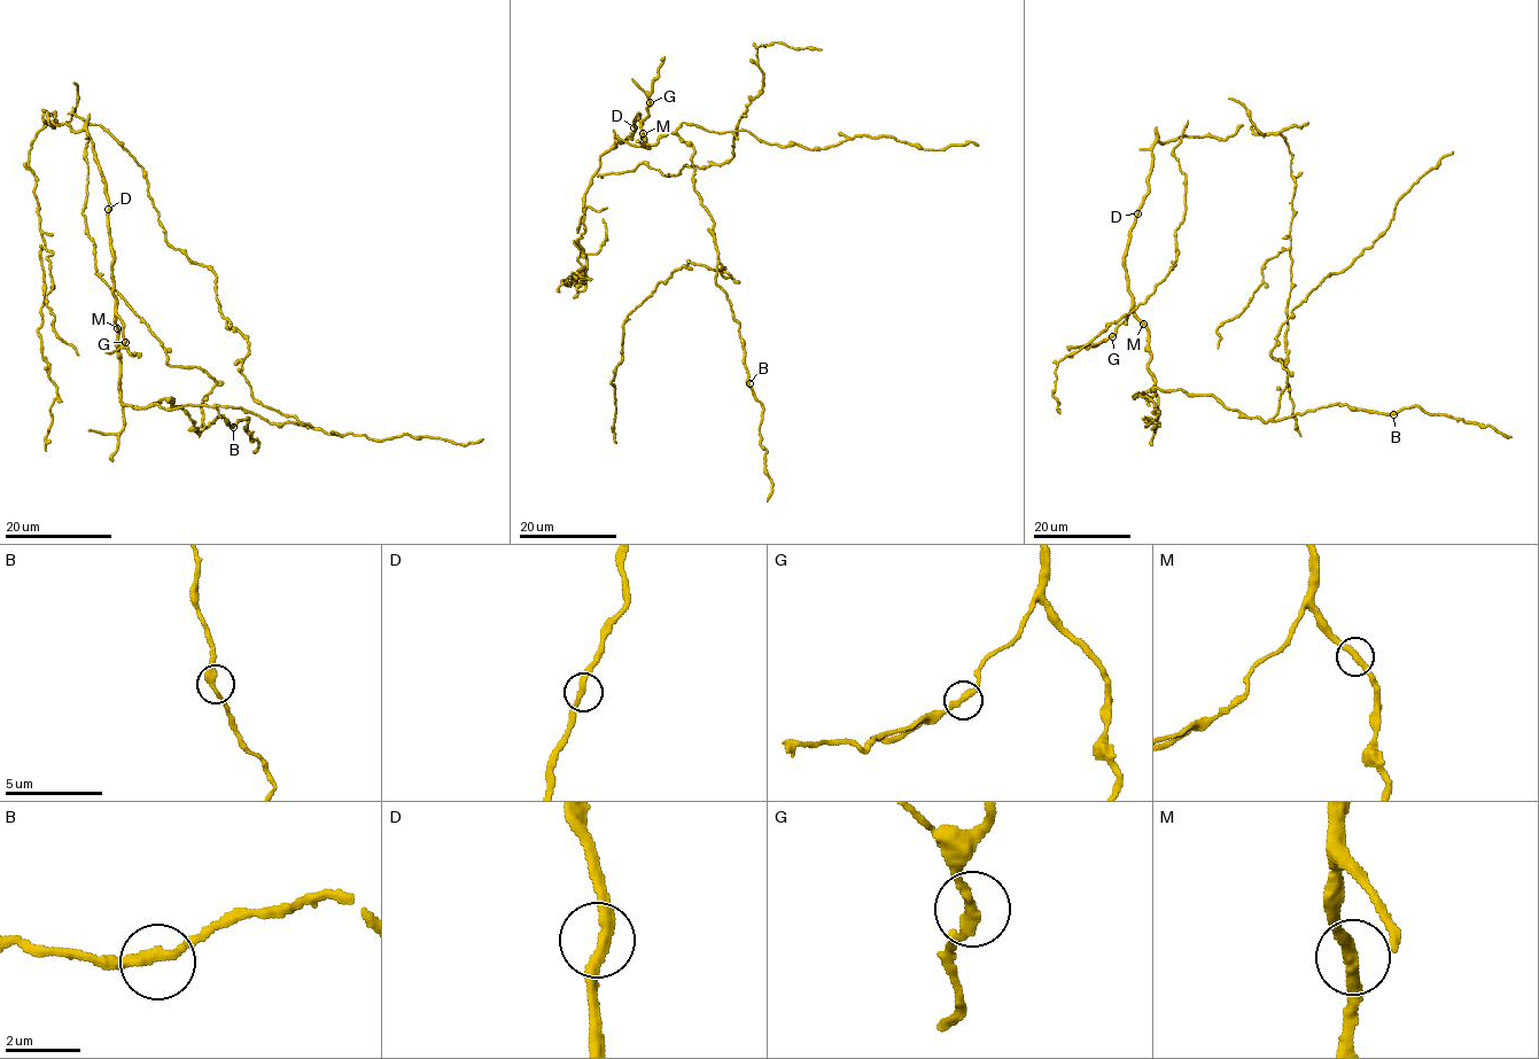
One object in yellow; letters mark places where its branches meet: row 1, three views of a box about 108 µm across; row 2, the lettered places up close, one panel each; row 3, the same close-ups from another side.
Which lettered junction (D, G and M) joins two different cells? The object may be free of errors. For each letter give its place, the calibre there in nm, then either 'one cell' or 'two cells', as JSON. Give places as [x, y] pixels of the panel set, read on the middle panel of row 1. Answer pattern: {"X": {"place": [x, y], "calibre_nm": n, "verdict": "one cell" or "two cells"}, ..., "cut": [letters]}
{"D": {"place": [634, 127], "calibre_nm": 300, "verdict": "one cell"}, "G": {"place": [650, 102], "calibre_nm": 300, "verdict": "one cell"}, "M": {"place": [643, 133], "calibre_nm": 300, "verdict": "one cell"}, "cut": []}

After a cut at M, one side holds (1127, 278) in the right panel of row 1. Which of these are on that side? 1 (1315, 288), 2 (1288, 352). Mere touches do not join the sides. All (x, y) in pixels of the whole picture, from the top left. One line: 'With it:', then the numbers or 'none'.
With it: 2

